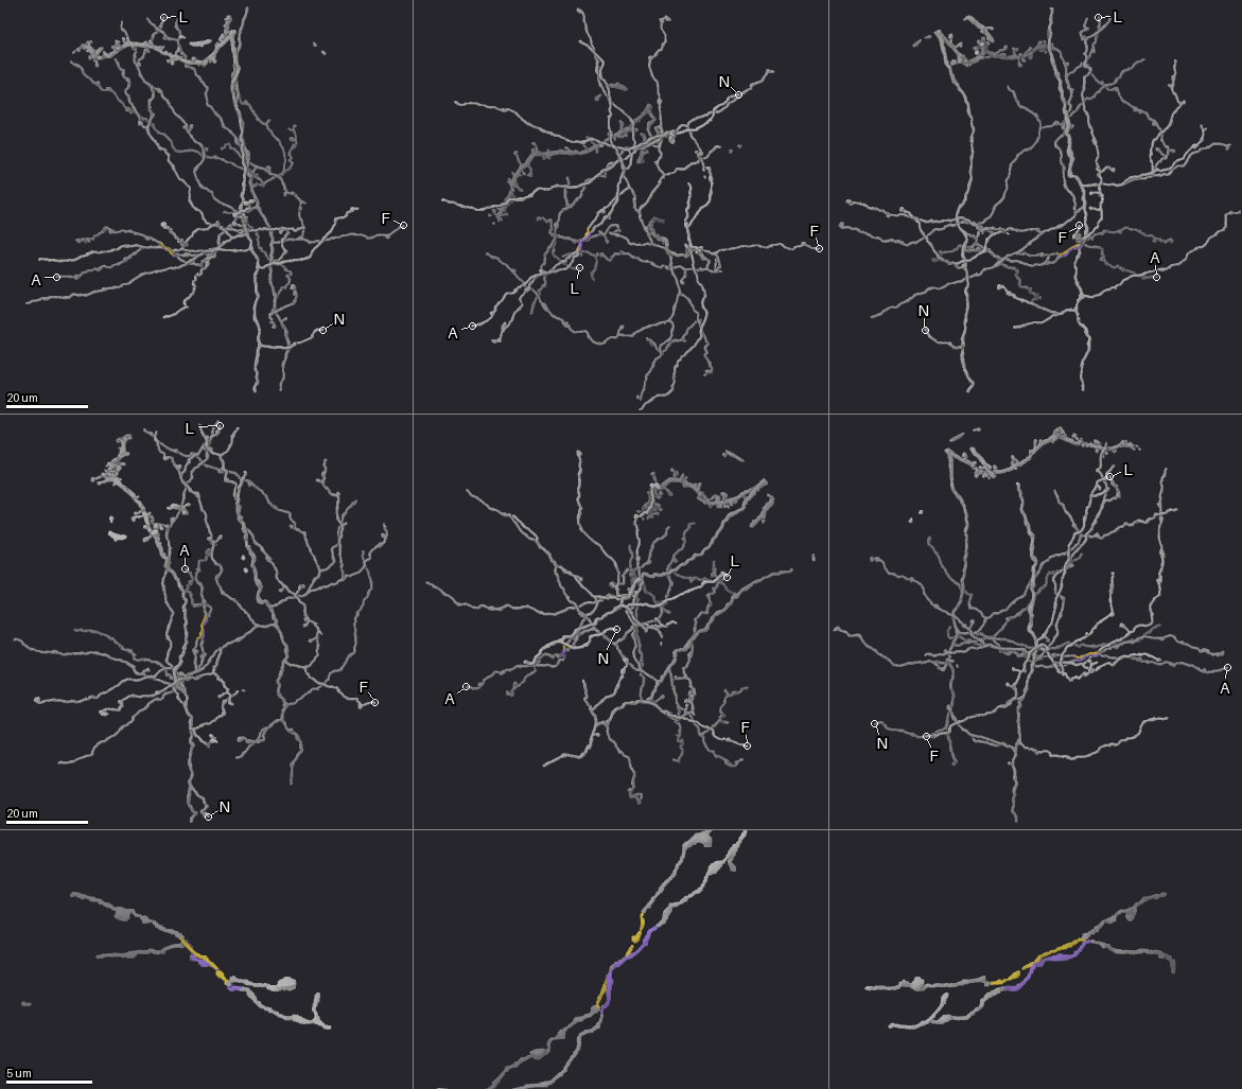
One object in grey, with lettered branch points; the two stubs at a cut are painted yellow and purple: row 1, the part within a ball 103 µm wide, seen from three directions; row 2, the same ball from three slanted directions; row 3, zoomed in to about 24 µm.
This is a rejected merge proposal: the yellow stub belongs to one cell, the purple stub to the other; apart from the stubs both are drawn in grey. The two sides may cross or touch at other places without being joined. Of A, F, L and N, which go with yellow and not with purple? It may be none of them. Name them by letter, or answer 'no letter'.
F, L

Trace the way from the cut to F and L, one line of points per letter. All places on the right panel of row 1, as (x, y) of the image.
F: (1069, 248), (1062, 253), (1018, 252), (1082, 207), (1082, 242), (1074, 234), (1080, 234), (1079, 226)
L: (1069, 248), (1062, 253), (1018, 252), (1074, 213), (1055, 142), (1069, 109), (1067, 75), (1090, 55), (1098, 17)

